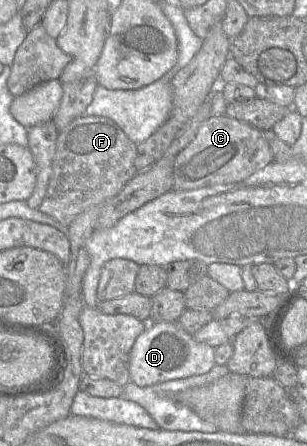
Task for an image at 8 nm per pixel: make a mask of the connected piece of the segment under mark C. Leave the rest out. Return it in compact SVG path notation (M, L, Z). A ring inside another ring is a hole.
M226 115L211 116L199 127L197 134L175 157L172 191L189 191L240 182L273 162L273 153L264 132Z

